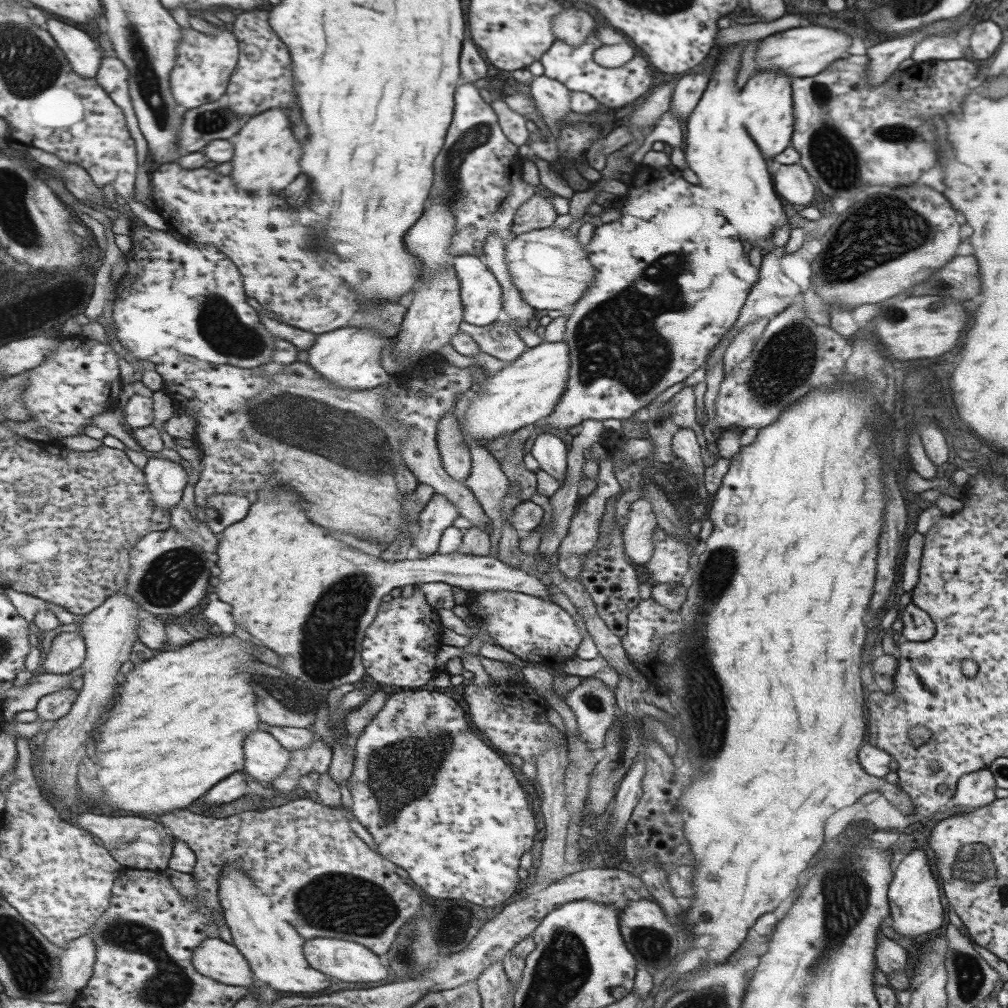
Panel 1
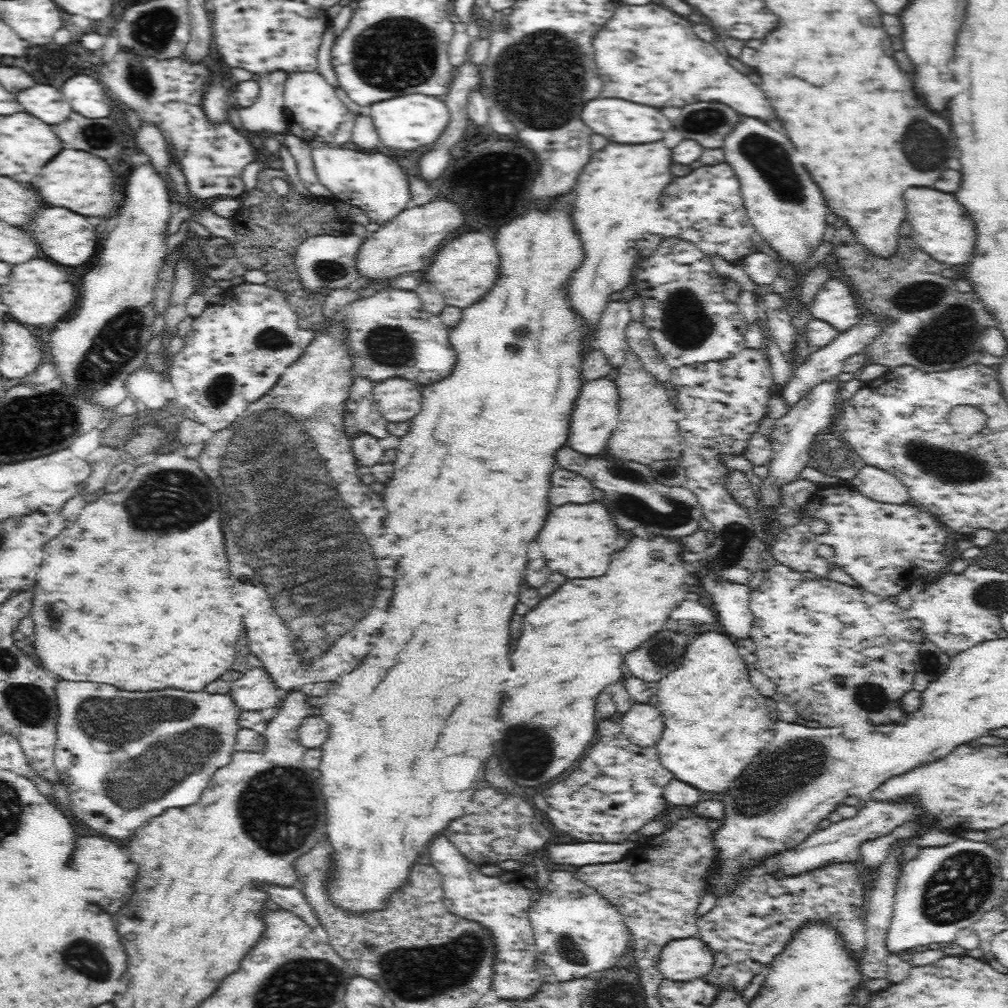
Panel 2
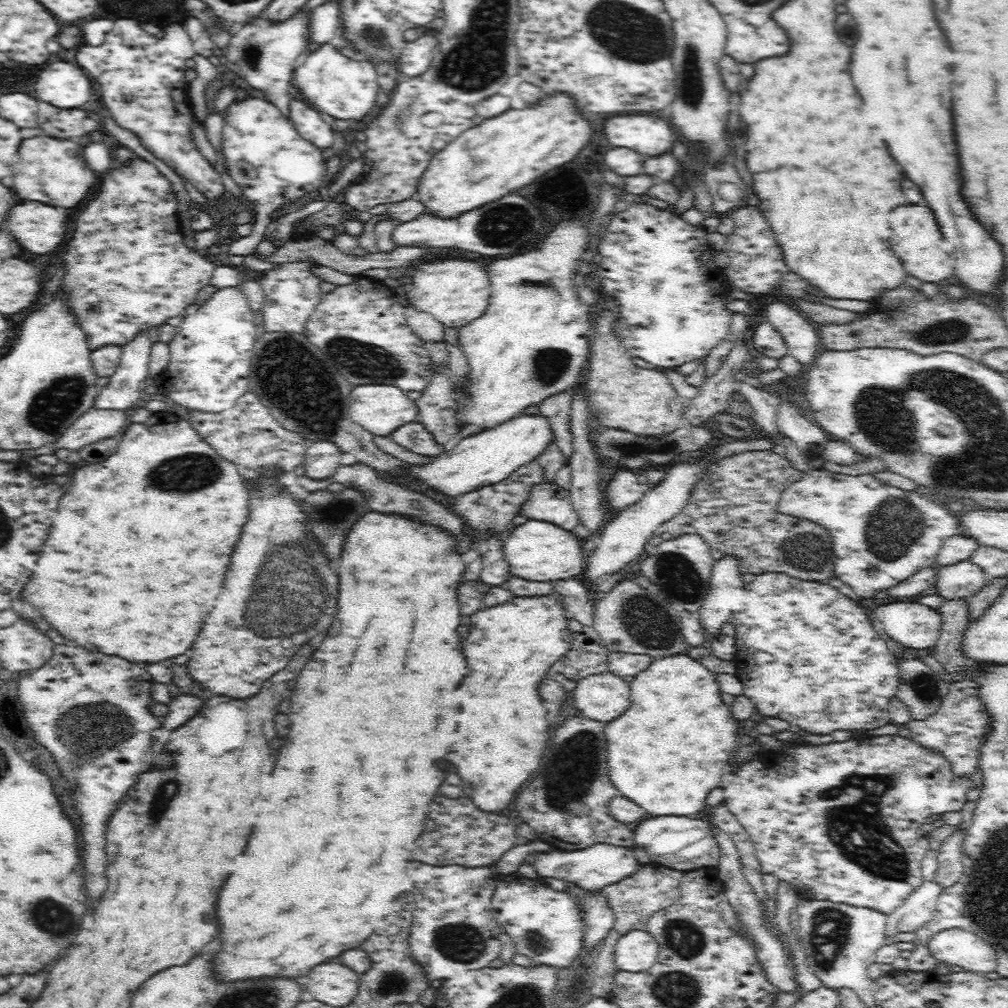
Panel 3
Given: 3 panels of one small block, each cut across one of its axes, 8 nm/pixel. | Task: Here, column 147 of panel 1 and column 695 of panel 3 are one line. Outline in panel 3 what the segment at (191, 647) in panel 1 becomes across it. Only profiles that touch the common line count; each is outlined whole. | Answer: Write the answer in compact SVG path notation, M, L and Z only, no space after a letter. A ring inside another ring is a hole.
M688 654L655 658L654 662L652 662L648 668L645 668L642 672L638 672L638 674L634 676L634 680L629 683L632 706L630 706L624 714L618 716L618 718L615 717L614 720L610 720L610 724L608 724L608 722L604 723L606 724L606 728L604 728L604 734L606 734L606 750L608 750L608 754L606 754L608 760L606 760L606 762L608 762L608 770L610 770L610 772L608 772L608 778L610 778L610 782L620 790L620 794L622 794L624 798L628 798L628 800L636 802L638 806L642 806L650 816L694 816L701 810L704 810L706 798L708 798L710 790L716 788L716 786L720 786L720 776L722 776L722 772L724 772L724 766L726 766L726 762L732 758L732 752L734 752L740 744L738 744L738 740L736 740L736 736L738 736L738 734L736 734L736 732L738 732L736 720L730 716L728 706L720 700L720 694L718 694L718 692L721 690L718 686L715 674L702 665L702 663L689 657Z

